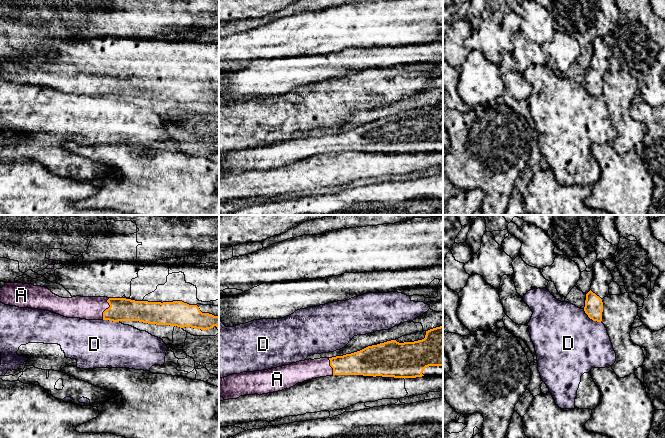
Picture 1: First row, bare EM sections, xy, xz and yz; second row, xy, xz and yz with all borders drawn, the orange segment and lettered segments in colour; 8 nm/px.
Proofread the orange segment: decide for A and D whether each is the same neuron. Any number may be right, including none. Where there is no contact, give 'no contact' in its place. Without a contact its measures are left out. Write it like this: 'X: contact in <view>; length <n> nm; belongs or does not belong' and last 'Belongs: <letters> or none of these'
A: contact in xy; length 190 nm; belongs
D: contact in yz; length 180 nm; does not belong
Belongs: A

